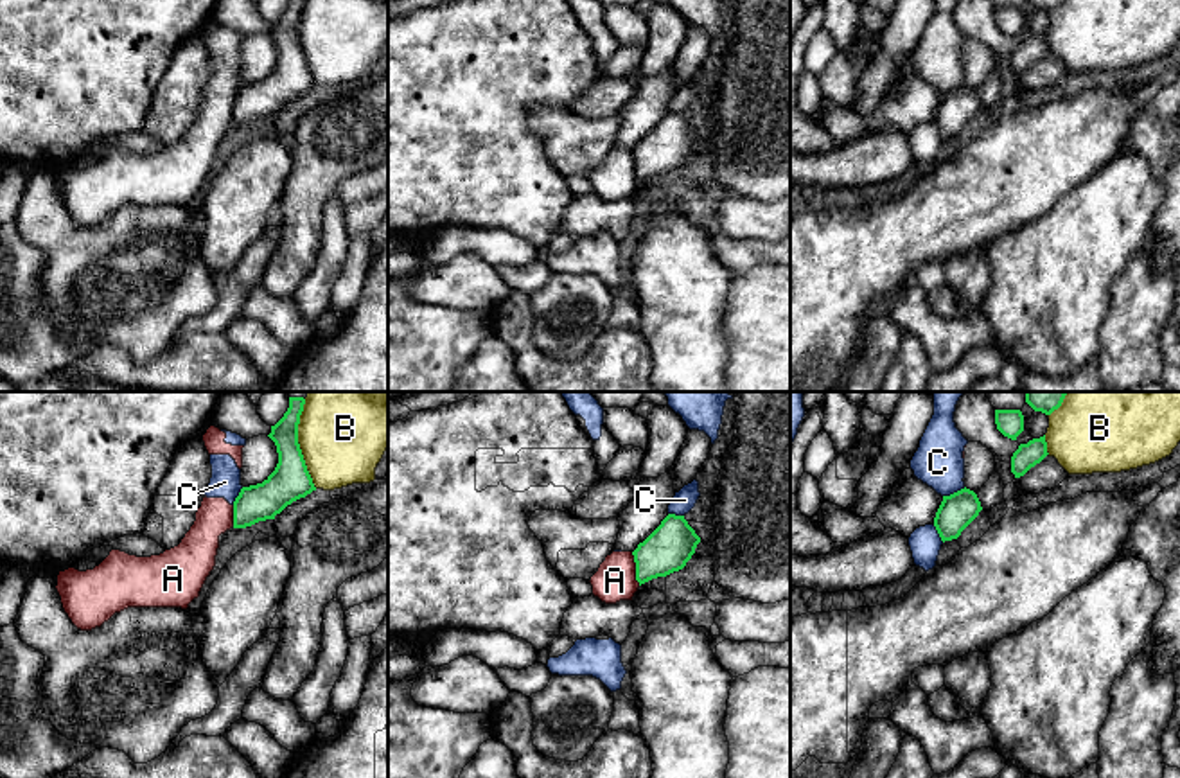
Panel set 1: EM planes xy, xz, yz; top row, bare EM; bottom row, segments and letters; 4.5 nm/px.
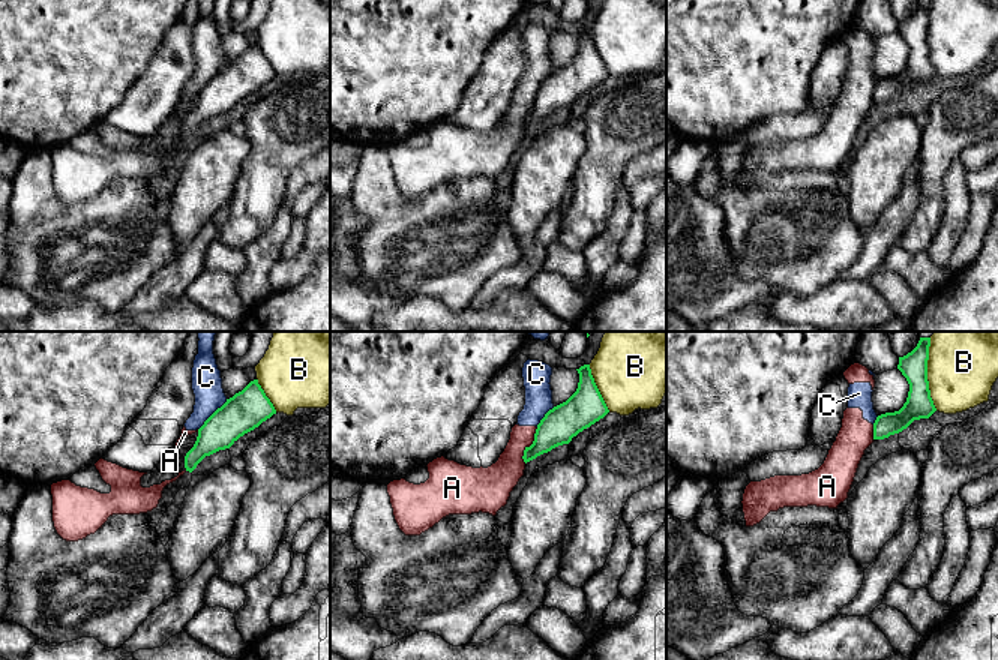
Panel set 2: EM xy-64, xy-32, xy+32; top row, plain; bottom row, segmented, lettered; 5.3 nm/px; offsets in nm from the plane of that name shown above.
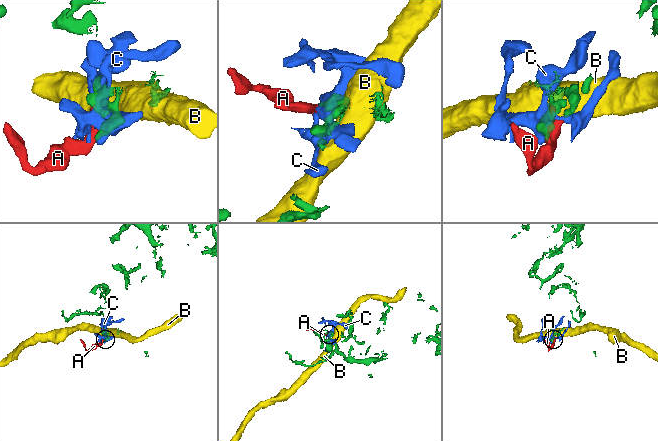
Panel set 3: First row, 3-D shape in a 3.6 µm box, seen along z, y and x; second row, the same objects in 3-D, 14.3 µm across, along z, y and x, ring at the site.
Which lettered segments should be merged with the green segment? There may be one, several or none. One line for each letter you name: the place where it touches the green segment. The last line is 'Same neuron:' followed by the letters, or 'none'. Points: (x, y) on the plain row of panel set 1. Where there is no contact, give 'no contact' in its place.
Same neuron: none

